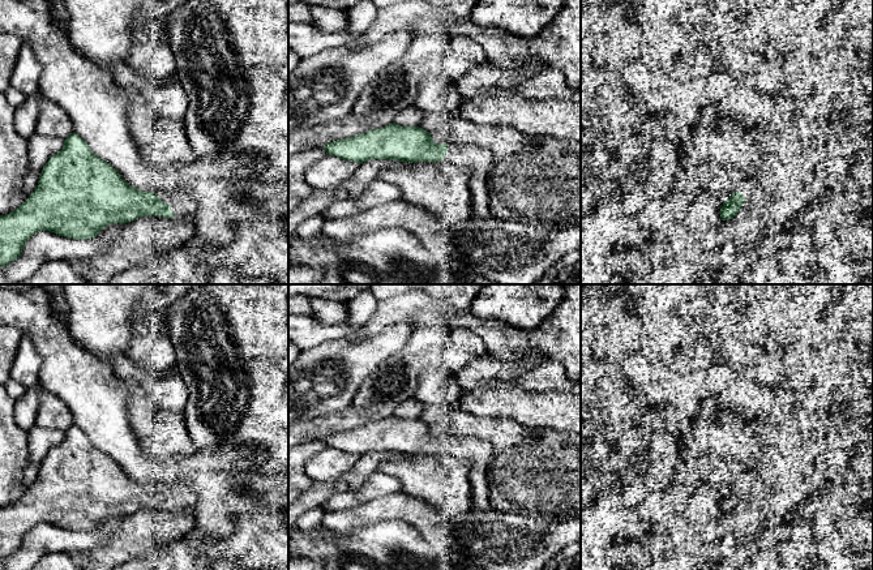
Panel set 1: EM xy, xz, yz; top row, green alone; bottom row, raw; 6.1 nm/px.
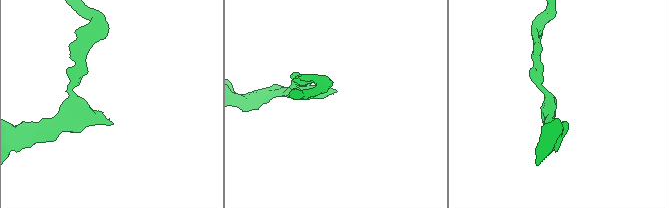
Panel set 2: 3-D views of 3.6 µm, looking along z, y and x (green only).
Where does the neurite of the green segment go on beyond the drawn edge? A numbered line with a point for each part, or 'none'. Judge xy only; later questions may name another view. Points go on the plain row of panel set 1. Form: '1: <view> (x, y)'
1: xy (182, 496)

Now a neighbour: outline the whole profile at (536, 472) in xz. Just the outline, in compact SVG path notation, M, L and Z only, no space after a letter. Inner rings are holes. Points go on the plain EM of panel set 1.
M453 411L440 424L431 425L437 437L476 437L488 441L493 447L493 457L487 470L489 500L492 509L519 515L530 515L552 520L581 518L581 436L556 430L535 429L521 425L509 419L493 419Z

